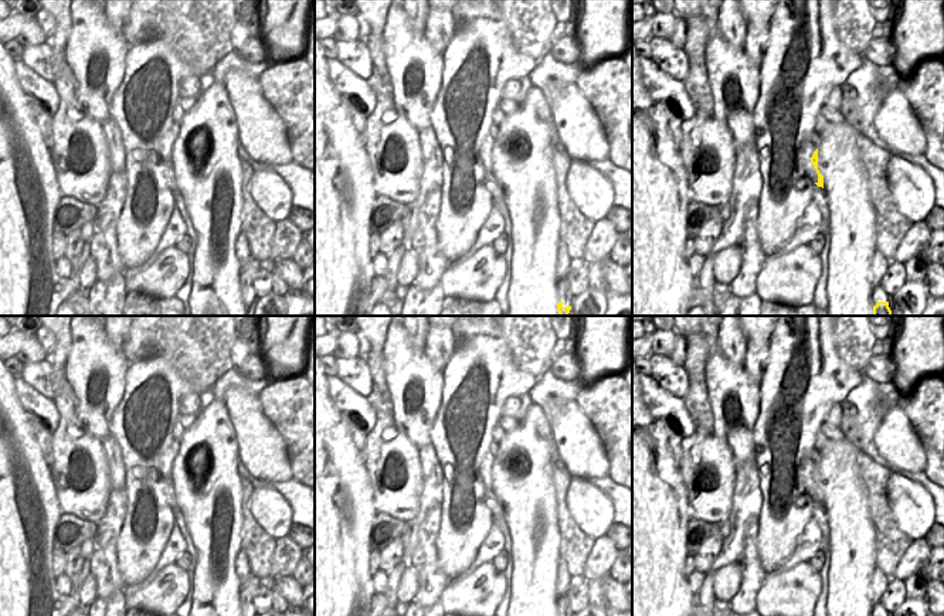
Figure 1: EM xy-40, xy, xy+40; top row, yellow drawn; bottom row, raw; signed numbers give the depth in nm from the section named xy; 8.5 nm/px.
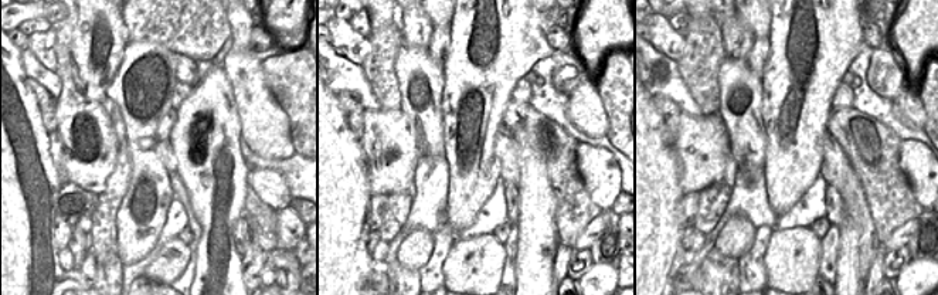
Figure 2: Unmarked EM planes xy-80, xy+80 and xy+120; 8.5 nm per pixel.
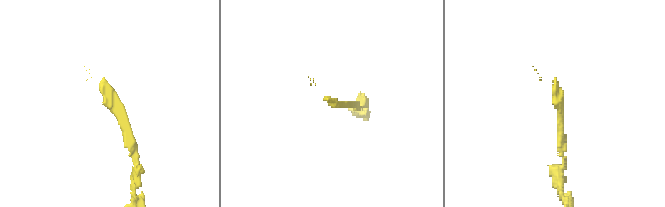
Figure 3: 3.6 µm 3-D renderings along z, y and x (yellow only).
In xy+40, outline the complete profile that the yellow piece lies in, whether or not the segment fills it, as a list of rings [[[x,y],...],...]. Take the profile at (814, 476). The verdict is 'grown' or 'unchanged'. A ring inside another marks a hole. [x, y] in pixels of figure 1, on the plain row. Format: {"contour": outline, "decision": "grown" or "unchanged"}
{"contour": [[[815,449],[807,455],[801,463],[801,481],[805,487],[805,493],[824,506],[824,493],[818,487],[818,464],[819,464],[821,453]]], "decision": "grown"}

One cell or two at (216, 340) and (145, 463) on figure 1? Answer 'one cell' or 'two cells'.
one cell

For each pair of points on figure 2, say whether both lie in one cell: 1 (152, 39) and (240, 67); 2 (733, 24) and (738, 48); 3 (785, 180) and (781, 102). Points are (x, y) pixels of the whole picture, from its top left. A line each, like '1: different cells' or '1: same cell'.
1: different cells
2: same cell
3: same cell

